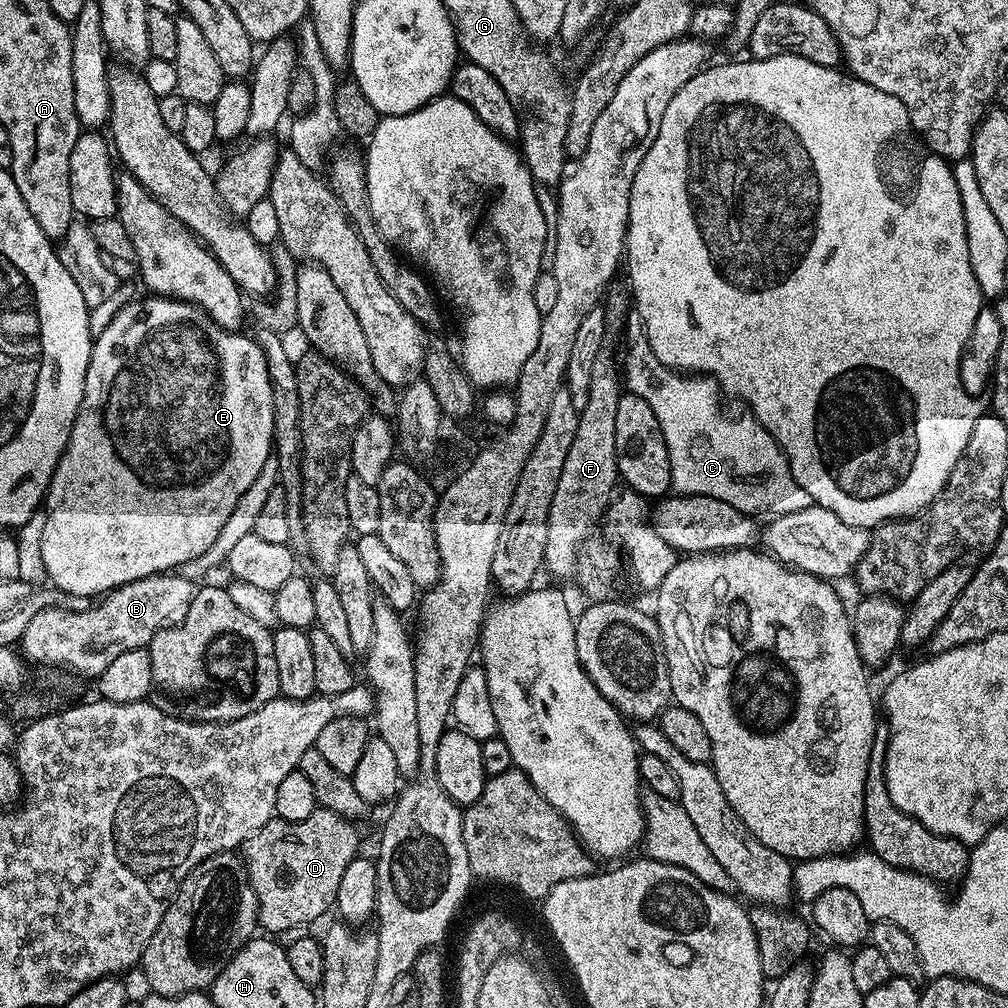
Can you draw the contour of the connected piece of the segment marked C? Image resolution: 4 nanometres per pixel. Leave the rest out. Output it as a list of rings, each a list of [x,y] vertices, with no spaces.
[[[635,310],[629,311],[628,323],[622,336],[623,339],[628,339],[624,360],[622,356],[623,383],[631,395],[642,398],[642,402],[646,402],[650,410],[654,410],[654,418],[658,418],[658,426],[662,426],[662,438],[666,438],[666,450],[670,454],[672,488],[677,493],[718,498],[722,502],[730,502],[730,506],[734,506],[739,512],[772,512],[768,514],[773,517],[813,507],[810,494],[806,494],[806,490],[802,490],[802,486],[798,486],[798,482],[792,477],[788,458],[776,444],[776,439],[751,414],[731,420],[720,405],[720,385],[711,376],[681,374],[662,366],[662,362],[654,358],[654,350],[650,350],[650,342],[644,333],[644,323]]]

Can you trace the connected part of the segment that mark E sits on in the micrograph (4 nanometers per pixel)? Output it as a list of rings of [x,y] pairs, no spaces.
[[[155,294],[147,298],[149,300],[144,301],[136,298],[125,305],[106,330],[94,337],[84,397],[81,398],[66,450],[48,485],[44,525],[40,528],[40,560],[44,563],[45,574],[52,579],[49,580],[51,587],[75,596],[96,598],[138,578],[180,570],[184,563],[205,553],[227,518],[233,514],[242,494],[246,493],[274,452],[274,394],[264,352],[255,339],[236,336],[240,334],[204,336],[206,317],[202,309],[187,300],[170,300]]]

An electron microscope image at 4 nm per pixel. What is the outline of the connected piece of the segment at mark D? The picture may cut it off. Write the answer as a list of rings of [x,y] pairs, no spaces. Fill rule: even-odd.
[[[317,807],[316,812],[310,814],[310,818],[302,818],[302,822],[286,822],[279,818],[268,820],[262,830],[244,841],[244,865],[258,902],[256,918],[259,927],[268,931],[265,933],[276,934],[272,932],[288,932],[291,928],[300,928],[303,924],[318,919],[327,908],[331,909],[335,905],[342,873],[361,851],[360,832],[356,827],[357,825],[345,816],[334,814],[328,808]]]

